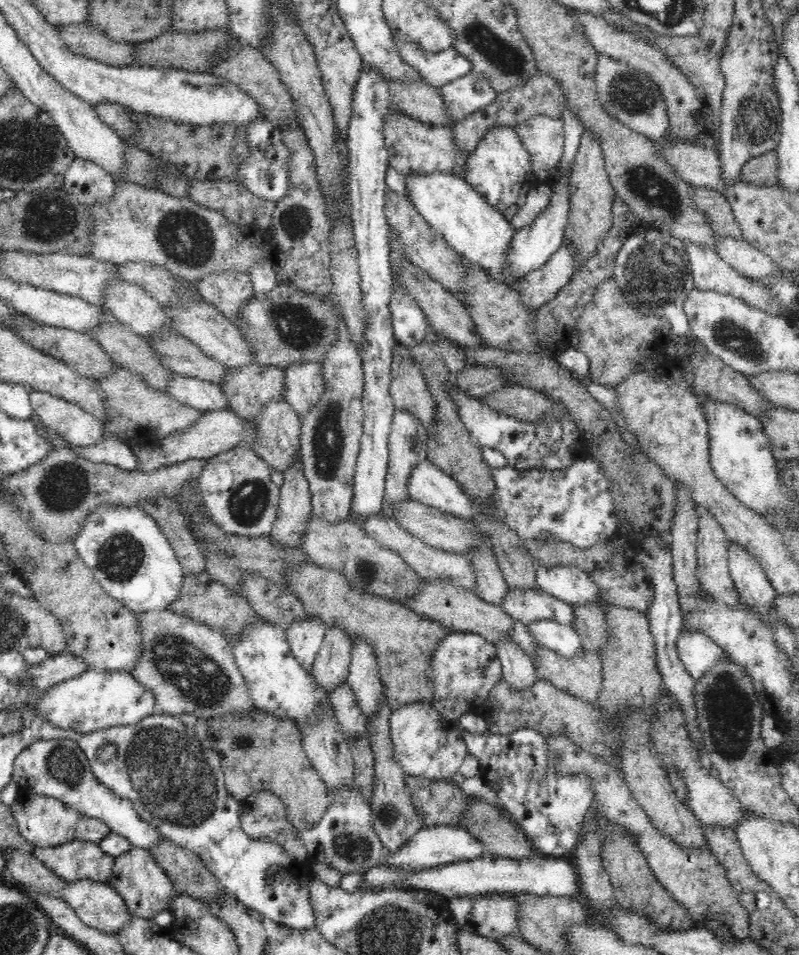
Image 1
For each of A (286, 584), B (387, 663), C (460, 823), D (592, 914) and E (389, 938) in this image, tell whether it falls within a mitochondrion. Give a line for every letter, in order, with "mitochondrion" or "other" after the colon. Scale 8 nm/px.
A: other
B: other
C: other
D: other
E: mitochondrion

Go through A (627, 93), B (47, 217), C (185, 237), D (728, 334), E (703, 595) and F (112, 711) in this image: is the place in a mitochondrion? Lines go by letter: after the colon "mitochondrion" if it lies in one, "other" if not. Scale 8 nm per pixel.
A: mitochondrion
B: mitochondrion
C: mitochondrion
D: mitochondrion
E: other
F: other

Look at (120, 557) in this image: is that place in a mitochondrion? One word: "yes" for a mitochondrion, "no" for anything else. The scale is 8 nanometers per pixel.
yes

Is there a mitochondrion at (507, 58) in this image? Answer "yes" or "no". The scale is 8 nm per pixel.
yes

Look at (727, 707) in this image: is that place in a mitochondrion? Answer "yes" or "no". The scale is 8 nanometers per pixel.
yes

